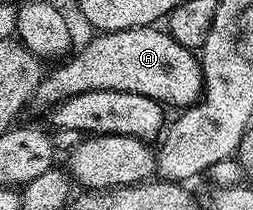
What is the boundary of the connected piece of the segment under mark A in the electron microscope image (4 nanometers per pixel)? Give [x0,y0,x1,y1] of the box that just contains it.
[35,25,205,111]

